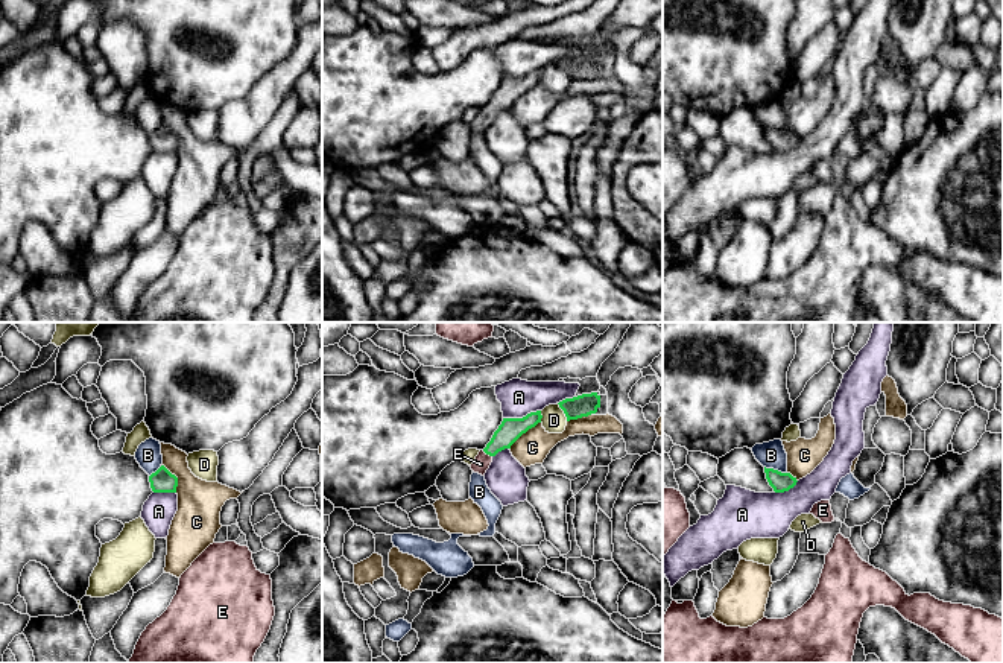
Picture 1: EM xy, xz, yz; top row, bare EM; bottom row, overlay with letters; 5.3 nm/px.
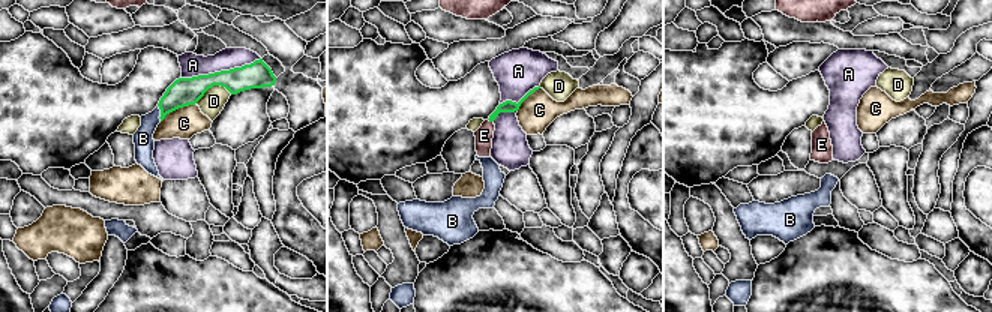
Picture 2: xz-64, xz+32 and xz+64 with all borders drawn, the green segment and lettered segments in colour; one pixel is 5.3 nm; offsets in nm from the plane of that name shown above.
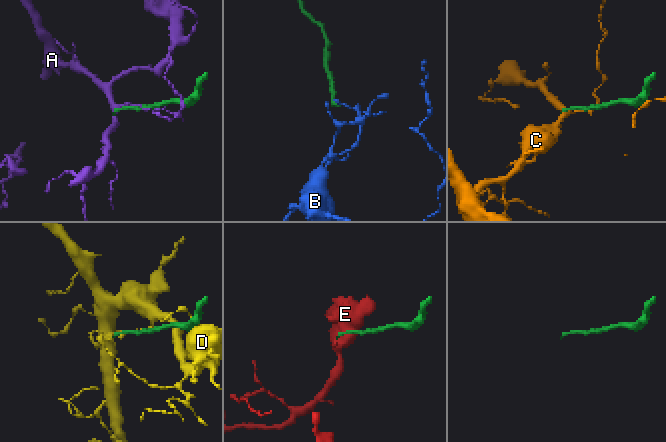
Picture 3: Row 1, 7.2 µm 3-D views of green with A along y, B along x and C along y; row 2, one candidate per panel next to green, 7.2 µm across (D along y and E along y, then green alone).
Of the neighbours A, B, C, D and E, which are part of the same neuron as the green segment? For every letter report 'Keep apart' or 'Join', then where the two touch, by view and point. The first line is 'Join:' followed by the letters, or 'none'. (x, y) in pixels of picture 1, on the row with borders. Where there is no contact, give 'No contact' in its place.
Join: E
A: Keep apart. Touches green at xz (523, 417)
B: Keep apart. Touches green at yz (775, 470)
C: Keep apart. Touches green at xz (523, 432)
D: Keep apart. Touches green at xz (564, 412)
E: Join. Touches green at xz (487, 453)

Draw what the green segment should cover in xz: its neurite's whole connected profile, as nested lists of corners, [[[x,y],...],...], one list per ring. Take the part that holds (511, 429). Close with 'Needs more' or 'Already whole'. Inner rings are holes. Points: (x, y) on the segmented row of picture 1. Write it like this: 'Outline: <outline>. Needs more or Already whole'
Outline: [[[541,411],[530,412],[523,418],[503,418],[498,429],[494,432],[491,441],[483,450],[479,452],[473,464],[470,465],[474,473],[485,476],[492,458],[511,446],[529,429],[541,423]]]. Needs more

